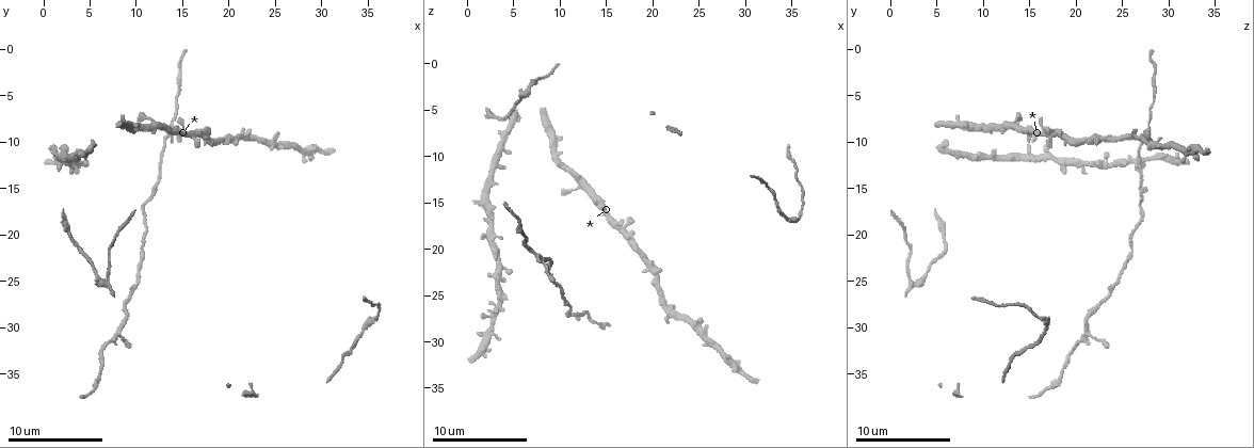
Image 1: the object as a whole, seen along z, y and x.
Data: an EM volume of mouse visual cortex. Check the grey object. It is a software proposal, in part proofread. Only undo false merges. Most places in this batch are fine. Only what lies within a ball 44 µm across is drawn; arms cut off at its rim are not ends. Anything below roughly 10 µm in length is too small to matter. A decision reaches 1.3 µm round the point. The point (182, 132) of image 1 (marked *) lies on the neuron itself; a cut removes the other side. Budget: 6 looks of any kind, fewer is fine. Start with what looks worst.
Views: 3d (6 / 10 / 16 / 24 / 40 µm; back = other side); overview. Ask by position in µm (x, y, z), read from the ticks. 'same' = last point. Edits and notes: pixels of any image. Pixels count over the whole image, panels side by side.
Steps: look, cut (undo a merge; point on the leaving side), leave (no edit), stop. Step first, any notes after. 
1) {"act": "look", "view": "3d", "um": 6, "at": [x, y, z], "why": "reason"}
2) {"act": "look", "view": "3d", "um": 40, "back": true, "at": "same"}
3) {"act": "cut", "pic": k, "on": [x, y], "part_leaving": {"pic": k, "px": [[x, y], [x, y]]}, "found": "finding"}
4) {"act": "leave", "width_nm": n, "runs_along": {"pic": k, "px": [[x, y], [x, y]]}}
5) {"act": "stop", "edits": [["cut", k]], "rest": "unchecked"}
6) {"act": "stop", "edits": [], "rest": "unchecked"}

{"act": "look", "view": "3d", "um": 16, "at": [20.8, 9.4, 25.6]}

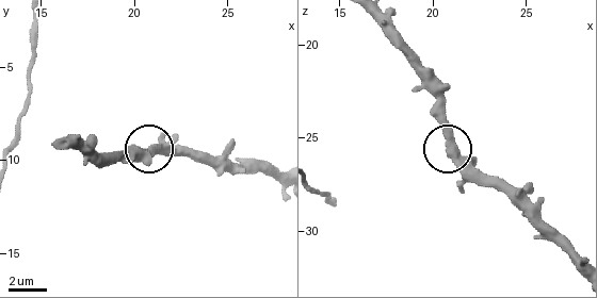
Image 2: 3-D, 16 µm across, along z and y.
{"act": "leave", "found": "one neuron here"}

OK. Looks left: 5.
{"act": "look", "view": "3d", "um": 10, "at": [27.6, 10.8, 31.4], "why": "calibre changes"}

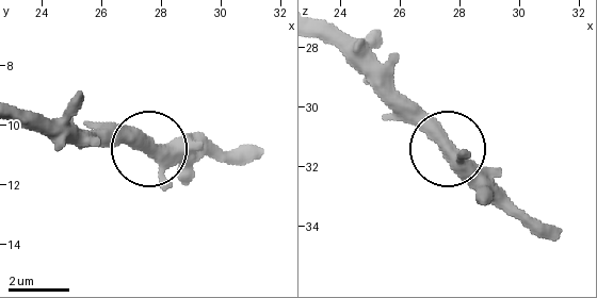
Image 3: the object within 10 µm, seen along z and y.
{"act": "leave", "width_nm": 370, "runs_along": {"pic": 3, "px": [[323, 33], [437, 139], [481, 198]]}, "found": "all the same neuron"}

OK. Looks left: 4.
{"act": "look", "view": "3d", "um": 6, "at": [13.8, 7.8, 28.2], "why": "thin neck"}

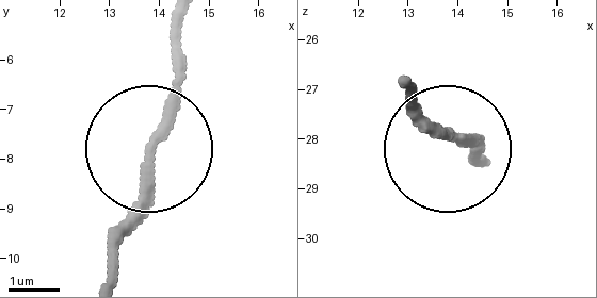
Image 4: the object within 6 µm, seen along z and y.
{"act": "leave", "found": "continuous, no second neuron"}

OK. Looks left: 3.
{"act": "stop", "edits": [], "rest": "unchecked"}

